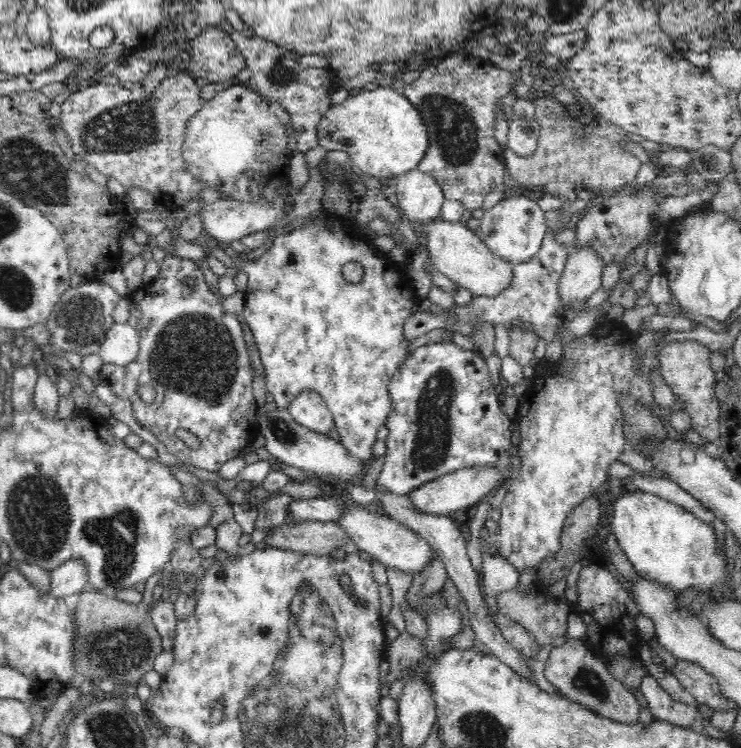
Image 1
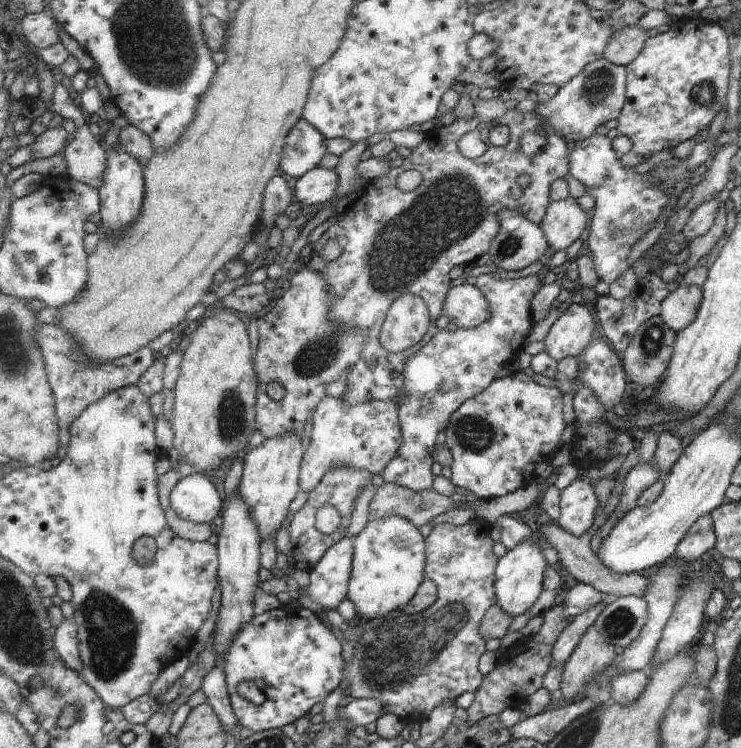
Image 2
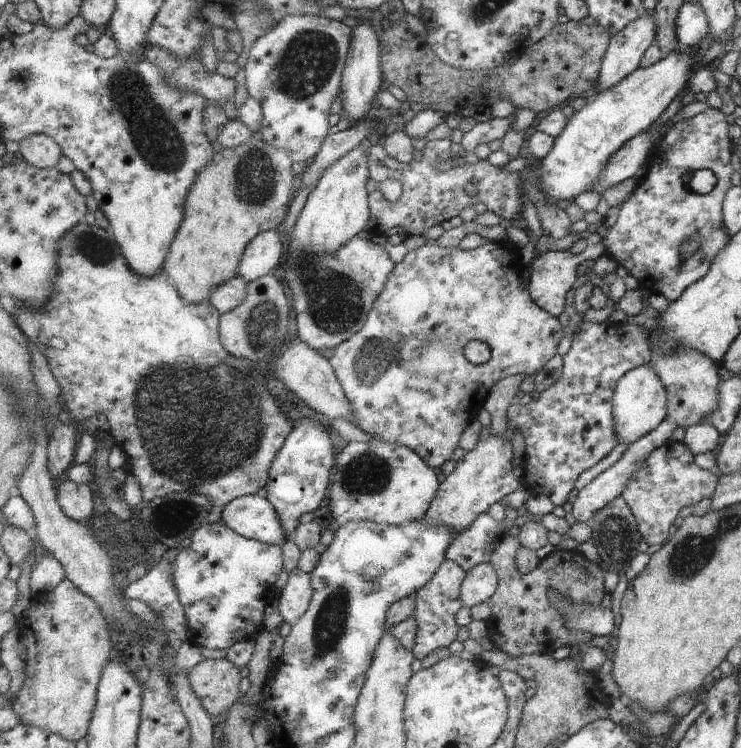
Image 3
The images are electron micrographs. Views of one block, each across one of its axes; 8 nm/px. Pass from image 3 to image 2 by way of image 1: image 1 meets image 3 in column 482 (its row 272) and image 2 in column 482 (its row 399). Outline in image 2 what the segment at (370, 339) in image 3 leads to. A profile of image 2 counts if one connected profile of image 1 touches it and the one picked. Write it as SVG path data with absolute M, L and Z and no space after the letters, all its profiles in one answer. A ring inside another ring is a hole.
M489 274L477 276L474 288L486 298L490 314L487 320L469 329L459 327L454 332L447 329L434 332L433 339L414 349L404 367L404 397L397 403L402 448L383 472L385 482L414 492L434 487L431 466L435 460L432 454L437 447L439 432L445 432L463 403L514 367L518 355L526 346L525 334L533 325L530 302L539 286L541 282L535 274L517 280L499 280Z

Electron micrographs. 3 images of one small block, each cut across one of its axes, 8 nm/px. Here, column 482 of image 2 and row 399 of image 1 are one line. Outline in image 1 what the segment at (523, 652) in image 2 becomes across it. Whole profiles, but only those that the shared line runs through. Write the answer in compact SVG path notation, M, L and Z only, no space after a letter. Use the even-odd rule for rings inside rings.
M672 339L660 350L660 369L664 381L677 398L685 402L684 411L690 418L690 425L707 443L718 443L720 438L720 404L715 394L715 373L712 369L711 351L696 340Z

